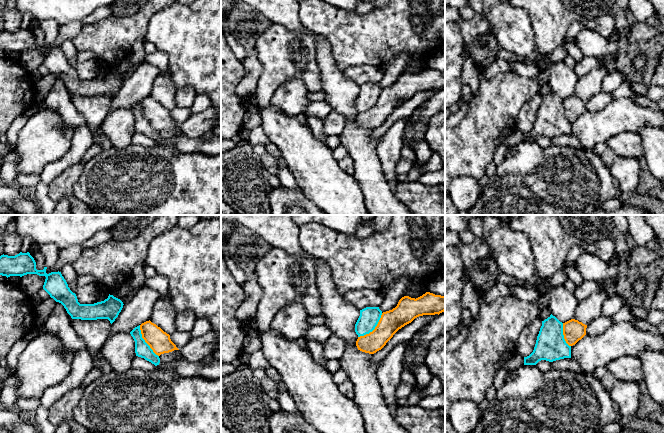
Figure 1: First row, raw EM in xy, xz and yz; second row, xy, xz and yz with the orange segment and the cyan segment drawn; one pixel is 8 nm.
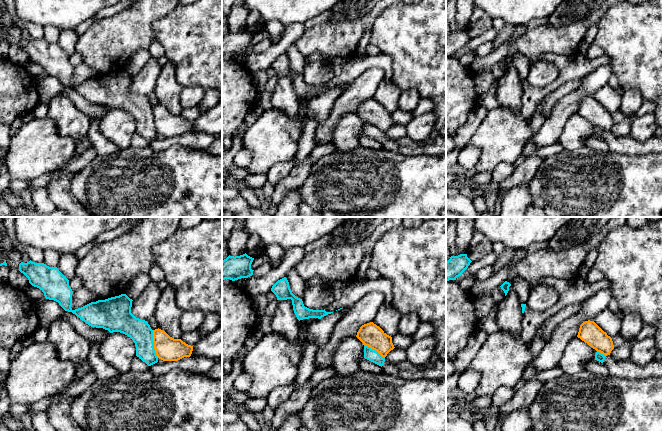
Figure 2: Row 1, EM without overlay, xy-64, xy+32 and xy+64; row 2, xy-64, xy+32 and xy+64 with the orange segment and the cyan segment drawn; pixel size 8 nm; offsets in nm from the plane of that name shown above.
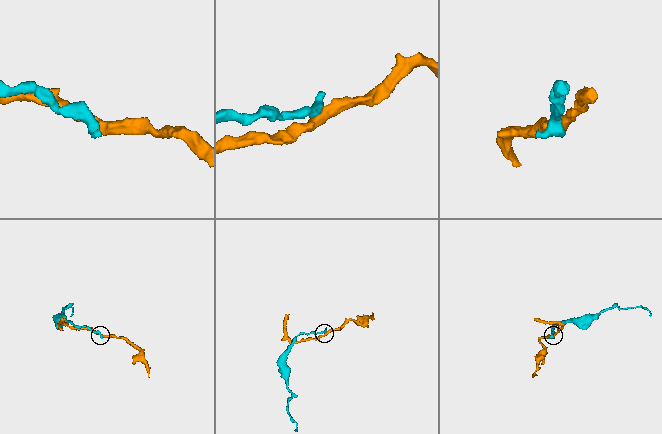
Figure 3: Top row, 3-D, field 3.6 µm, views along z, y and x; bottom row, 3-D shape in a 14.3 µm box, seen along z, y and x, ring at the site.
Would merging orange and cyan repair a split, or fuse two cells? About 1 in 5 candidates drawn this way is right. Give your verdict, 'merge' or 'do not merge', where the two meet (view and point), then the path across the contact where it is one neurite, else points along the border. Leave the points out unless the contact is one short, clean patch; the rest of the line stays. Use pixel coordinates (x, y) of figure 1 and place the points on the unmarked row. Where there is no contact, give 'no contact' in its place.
do not merge; meets orange in xy at (145, 117)

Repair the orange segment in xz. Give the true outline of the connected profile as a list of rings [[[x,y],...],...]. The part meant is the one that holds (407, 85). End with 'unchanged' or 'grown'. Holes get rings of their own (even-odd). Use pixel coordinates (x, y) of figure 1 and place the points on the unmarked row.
[[[426,68],[418,74],[402,73],[392,86],[383,88],[375,105],[358,113],[358,126],[374,130],[381,126],[393,111],[415,94],[423,91],[435,91],[445,87],[445,71]]]; unchanged

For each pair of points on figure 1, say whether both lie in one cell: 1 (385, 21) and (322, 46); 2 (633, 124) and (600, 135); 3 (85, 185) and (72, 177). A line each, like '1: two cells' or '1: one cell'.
1: two cells
2: one cell
3: two cells

